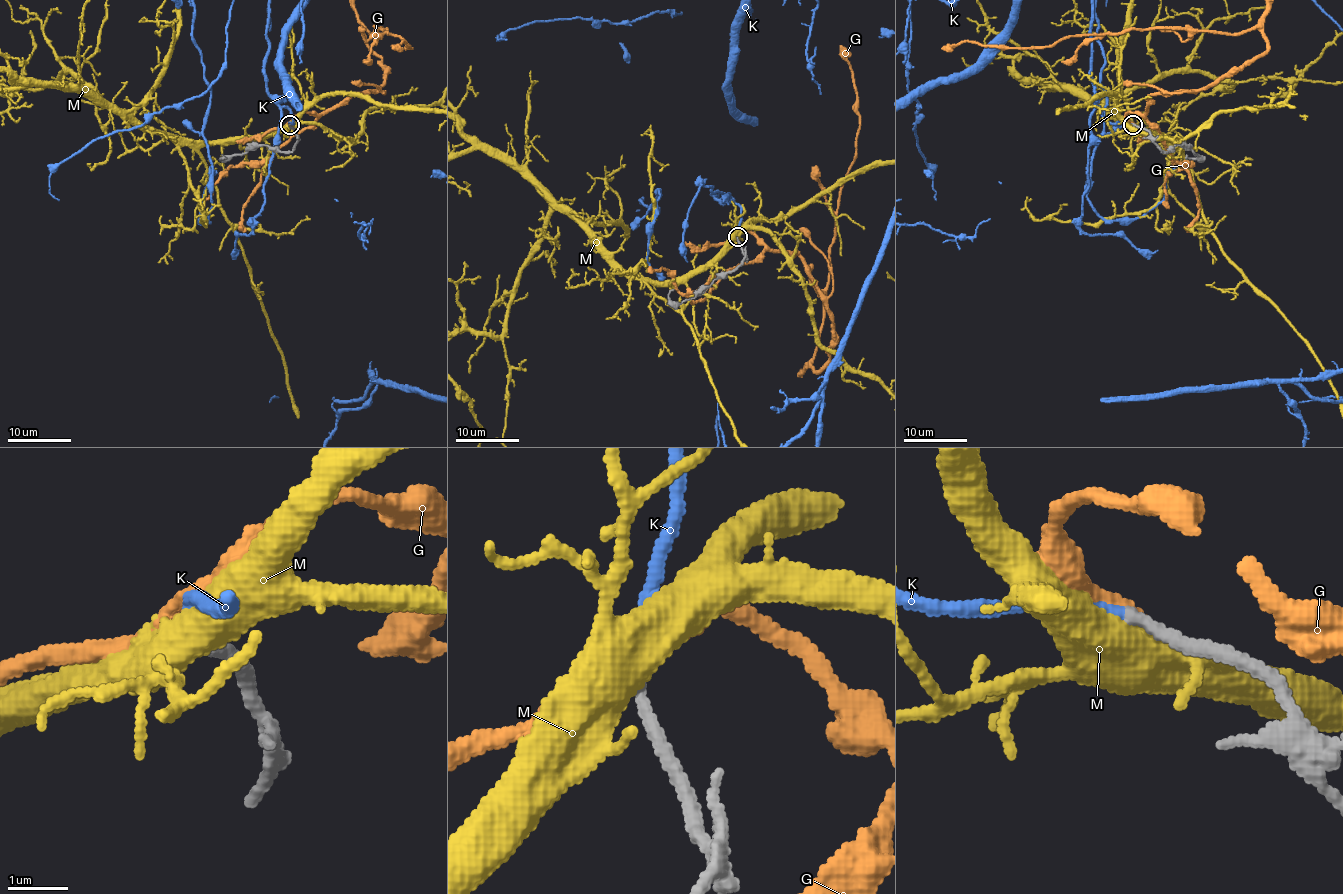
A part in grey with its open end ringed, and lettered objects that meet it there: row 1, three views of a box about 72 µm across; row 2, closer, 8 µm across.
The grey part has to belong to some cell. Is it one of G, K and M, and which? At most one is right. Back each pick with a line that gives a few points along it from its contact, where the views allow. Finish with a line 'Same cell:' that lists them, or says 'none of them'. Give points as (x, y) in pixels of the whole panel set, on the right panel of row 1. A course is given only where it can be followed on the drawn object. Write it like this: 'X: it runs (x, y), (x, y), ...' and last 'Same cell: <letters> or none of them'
Same cell: K

